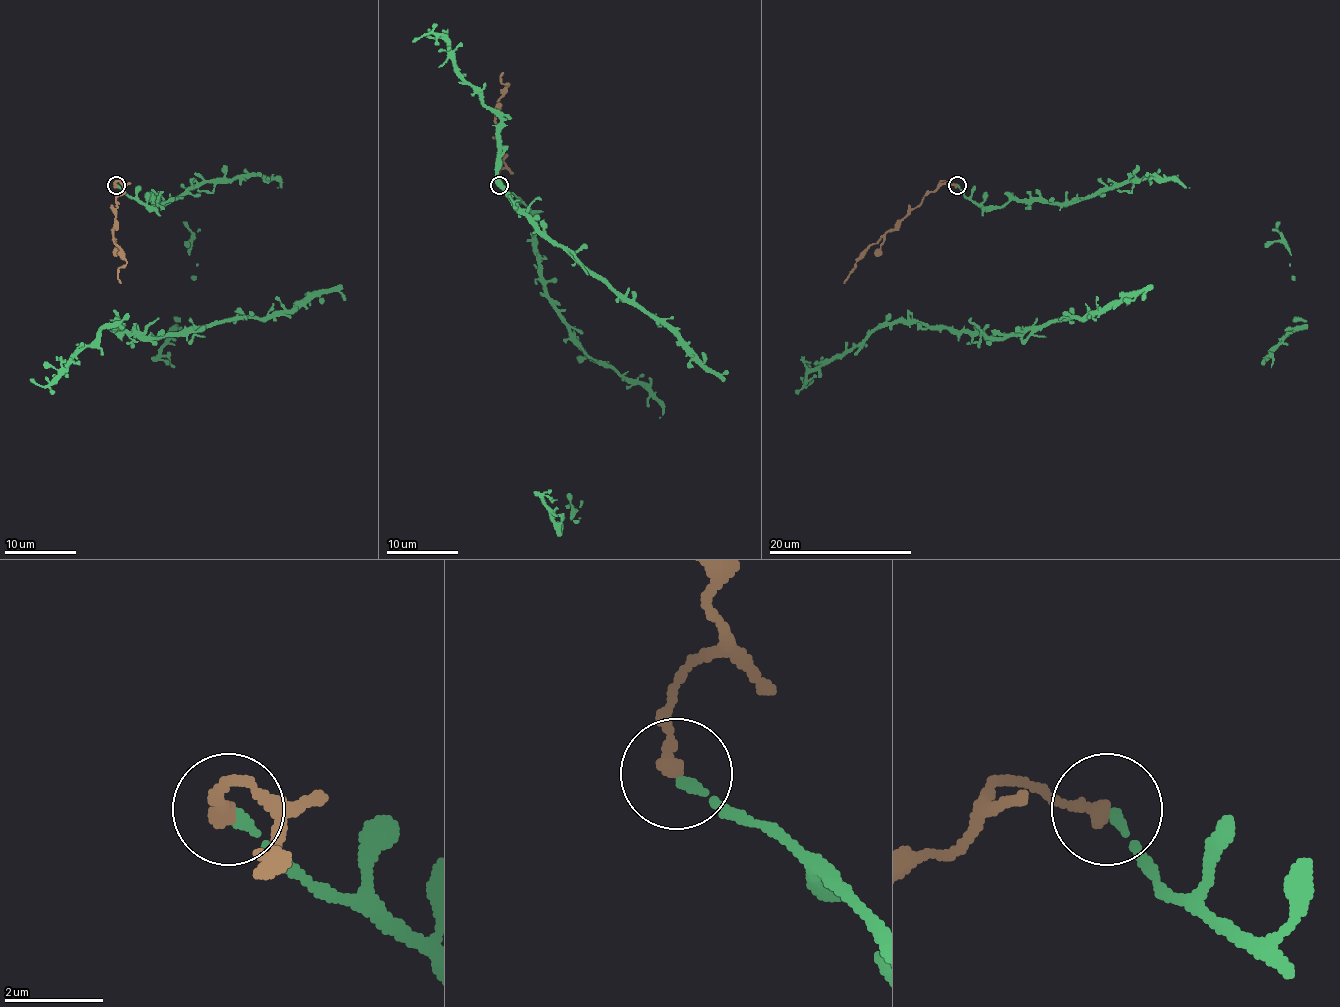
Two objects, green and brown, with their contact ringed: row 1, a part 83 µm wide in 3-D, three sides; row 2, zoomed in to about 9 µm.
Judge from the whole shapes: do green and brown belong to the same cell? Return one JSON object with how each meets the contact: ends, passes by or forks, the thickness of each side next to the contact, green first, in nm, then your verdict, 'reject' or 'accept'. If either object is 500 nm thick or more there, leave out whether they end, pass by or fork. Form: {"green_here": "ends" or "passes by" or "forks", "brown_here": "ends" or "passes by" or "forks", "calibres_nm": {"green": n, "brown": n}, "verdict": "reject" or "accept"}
{"green_here": "ends", "brown_here": "ends", "calibres_nm": {"green": 200, "brown": 320}, "verdict": "accept"}

